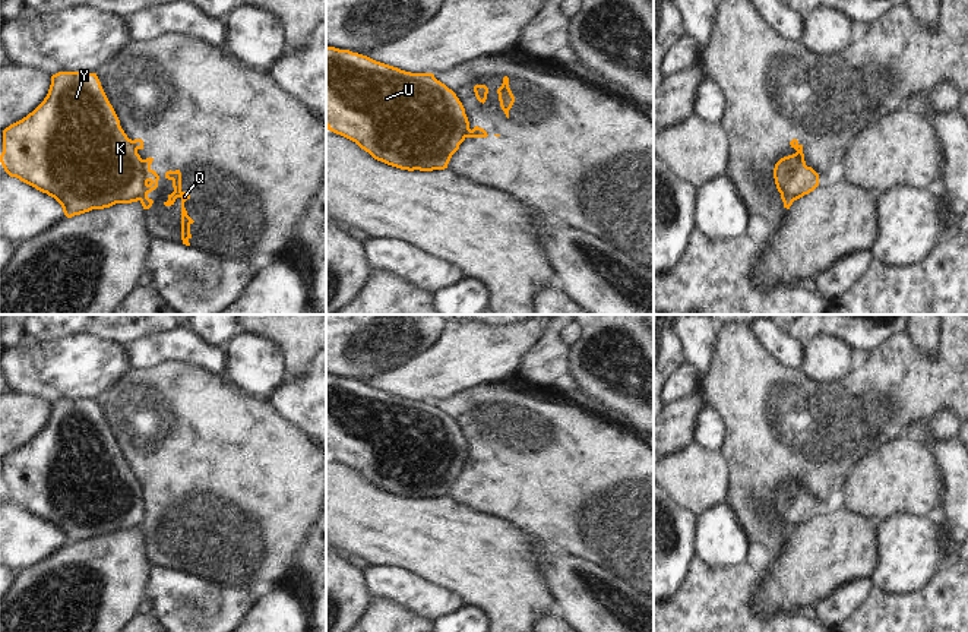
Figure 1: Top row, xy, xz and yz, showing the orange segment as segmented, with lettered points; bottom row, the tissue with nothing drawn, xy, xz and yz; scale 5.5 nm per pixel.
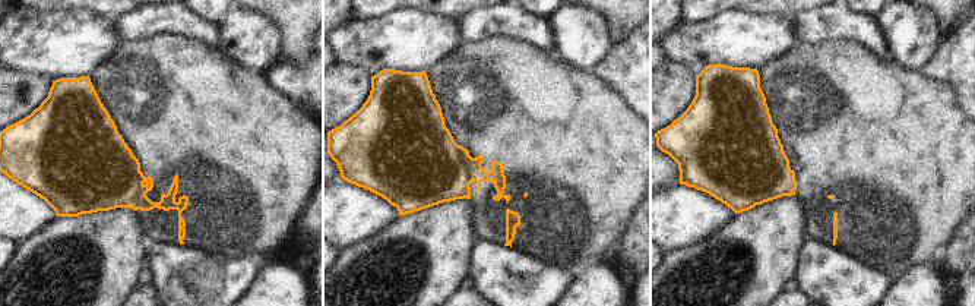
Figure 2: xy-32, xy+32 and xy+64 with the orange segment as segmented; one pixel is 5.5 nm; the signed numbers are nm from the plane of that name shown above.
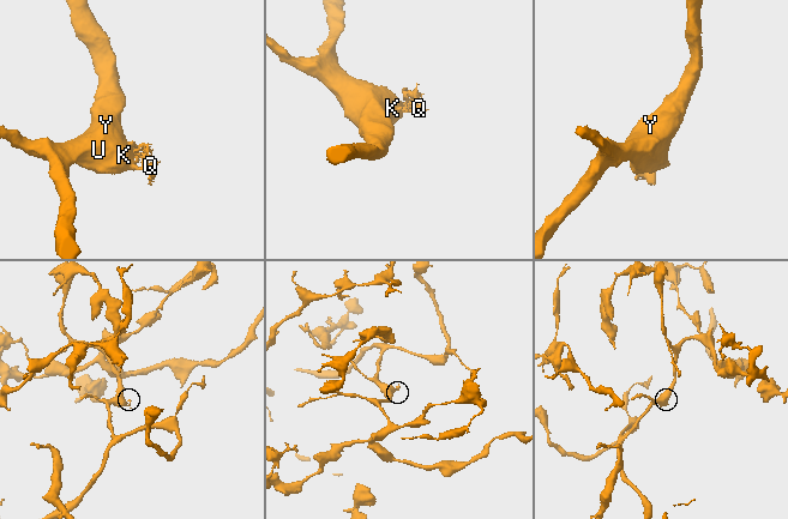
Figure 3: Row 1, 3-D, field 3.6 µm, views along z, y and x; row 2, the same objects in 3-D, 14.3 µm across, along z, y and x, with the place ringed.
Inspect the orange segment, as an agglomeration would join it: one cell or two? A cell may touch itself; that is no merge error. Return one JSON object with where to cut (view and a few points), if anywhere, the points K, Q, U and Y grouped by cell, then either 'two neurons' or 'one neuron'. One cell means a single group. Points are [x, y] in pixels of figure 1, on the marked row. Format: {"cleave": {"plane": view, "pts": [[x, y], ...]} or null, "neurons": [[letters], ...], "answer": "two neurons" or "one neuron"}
{"cleave": {"plane": "xy", "pts": [[138, 154], [138, 161], [142, 166], [141, 199]]}, "neurons": [["K", "U", "Y"], ["Q"]], "answer": "two neurons"}

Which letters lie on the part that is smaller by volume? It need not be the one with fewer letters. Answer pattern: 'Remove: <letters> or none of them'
Remove: Q

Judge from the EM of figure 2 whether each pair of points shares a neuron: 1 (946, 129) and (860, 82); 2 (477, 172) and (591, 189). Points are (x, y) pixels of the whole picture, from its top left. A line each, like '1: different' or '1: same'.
1: same
2: same

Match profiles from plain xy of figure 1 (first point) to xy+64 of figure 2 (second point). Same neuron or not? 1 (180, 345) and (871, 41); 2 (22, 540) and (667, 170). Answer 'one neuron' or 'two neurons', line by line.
1: one neuron
2: two neurons

